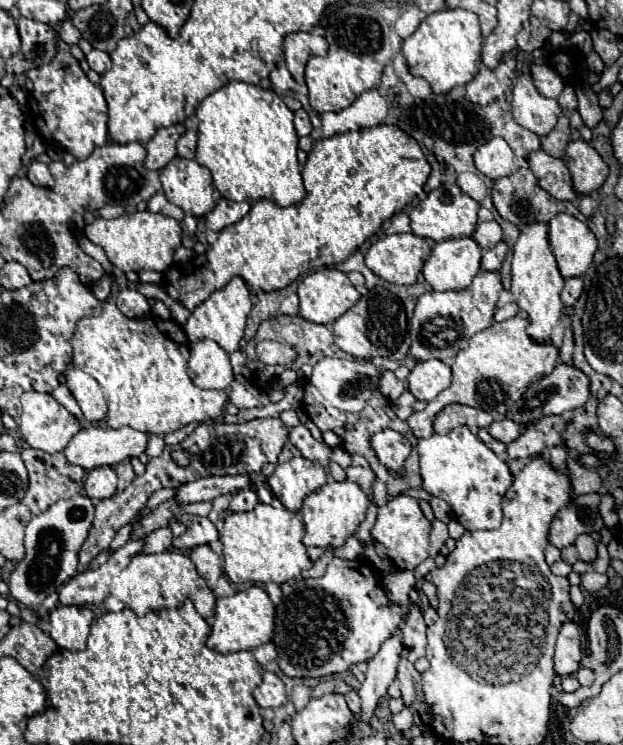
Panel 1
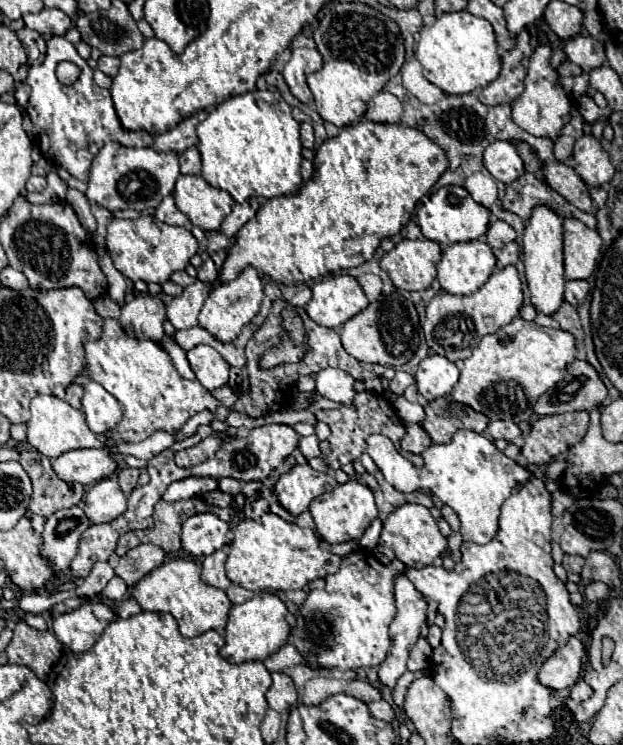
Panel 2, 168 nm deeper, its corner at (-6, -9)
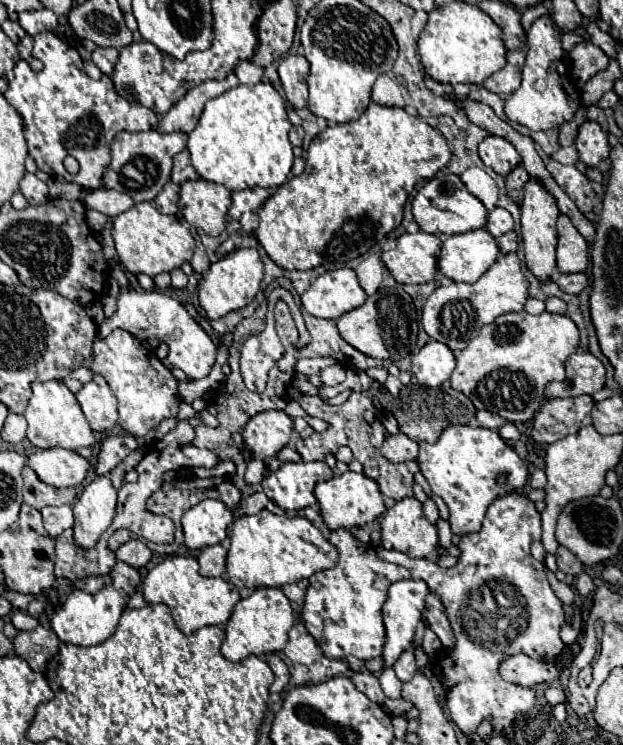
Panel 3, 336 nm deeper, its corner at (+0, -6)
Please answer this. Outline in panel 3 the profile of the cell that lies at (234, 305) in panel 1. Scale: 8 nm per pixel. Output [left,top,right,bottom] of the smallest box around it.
[198,248,264,320]

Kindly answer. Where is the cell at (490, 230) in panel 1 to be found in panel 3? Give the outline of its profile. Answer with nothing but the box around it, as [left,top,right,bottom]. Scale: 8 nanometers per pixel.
[486,208,514,238]

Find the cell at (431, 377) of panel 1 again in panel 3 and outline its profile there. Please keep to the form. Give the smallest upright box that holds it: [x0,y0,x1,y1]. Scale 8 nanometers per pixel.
[412,340,456,388]

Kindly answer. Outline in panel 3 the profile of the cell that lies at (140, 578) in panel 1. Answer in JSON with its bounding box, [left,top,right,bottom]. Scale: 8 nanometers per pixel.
[142,556,240,634]

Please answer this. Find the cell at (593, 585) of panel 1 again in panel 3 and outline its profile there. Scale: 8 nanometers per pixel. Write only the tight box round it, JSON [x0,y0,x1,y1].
[576,574,596,596]

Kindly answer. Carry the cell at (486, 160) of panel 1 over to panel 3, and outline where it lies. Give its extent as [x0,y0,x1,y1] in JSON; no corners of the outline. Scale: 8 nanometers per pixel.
[480,136,520,176]

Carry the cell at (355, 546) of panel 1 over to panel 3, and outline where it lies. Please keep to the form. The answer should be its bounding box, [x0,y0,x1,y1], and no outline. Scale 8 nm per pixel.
[226,510,338,588]

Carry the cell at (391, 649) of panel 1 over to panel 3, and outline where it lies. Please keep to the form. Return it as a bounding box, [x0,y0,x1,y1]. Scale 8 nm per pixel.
[384,580,428,668]

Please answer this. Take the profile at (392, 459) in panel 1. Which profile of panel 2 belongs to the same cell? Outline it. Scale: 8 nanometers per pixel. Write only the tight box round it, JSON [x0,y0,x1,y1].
[366,429,532,545]

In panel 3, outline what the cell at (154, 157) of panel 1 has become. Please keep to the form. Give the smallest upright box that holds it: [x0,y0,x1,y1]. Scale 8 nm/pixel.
[158,74,240,134]

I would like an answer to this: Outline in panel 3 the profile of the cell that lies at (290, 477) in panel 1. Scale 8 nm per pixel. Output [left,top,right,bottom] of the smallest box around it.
[262,462,332,512]

